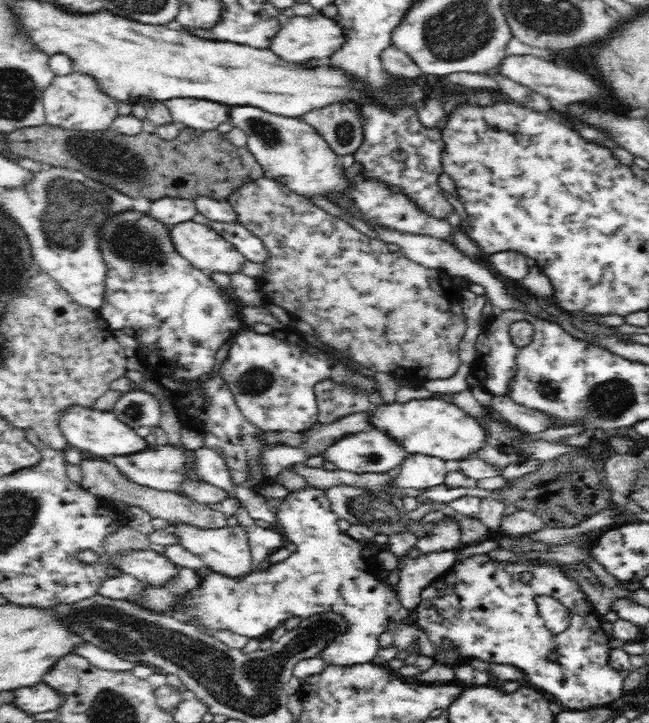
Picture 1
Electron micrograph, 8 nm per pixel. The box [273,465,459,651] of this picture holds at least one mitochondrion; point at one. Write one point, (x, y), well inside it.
(382, 510)

